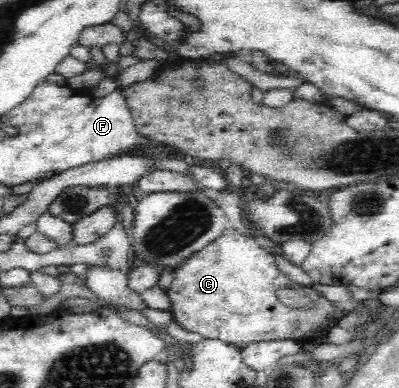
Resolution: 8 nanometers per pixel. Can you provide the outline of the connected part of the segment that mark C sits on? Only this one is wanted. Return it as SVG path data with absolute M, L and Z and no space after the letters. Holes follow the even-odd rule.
M228 225L215 240L209 242L201 250L189 254L185 260L181 260L174 267L174 279L171 286L167 288L167 294L171 301L170 313L174 321L184 330L198 332L205 340L219 339L233 346L243 348L249 342L261 342L279 339L310 339L320 335L315 328L322 324L326 329L331 324L331 304L321 293L317 293L312 287L298 285L291 281L287 275L277 267L277 255L265 250L255 236L241 234L234 227ZM289 288L305 294L313 306L311 308L290 308L279 301L277 292Z

